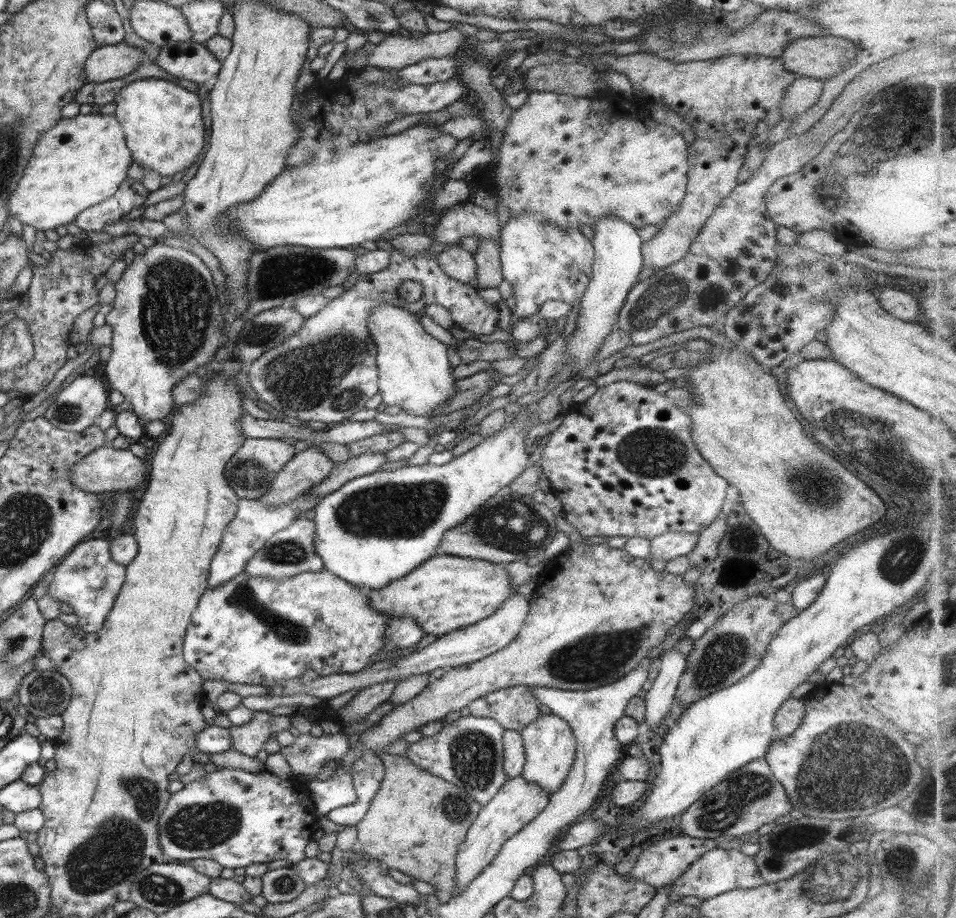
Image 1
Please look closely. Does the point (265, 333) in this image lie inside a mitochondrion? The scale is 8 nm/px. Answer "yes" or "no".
yes

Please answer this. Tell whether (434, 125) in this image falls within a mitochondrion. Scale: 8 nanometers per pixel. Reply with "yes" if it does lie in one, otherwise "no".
no

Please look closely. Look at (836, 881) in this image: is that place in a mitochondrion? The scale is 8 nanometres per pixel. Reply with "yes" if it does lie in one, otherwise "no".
yes

